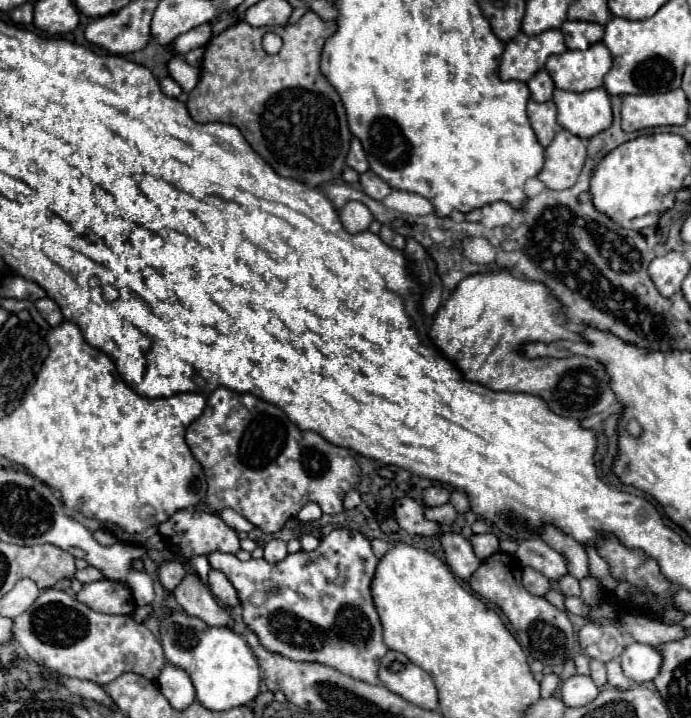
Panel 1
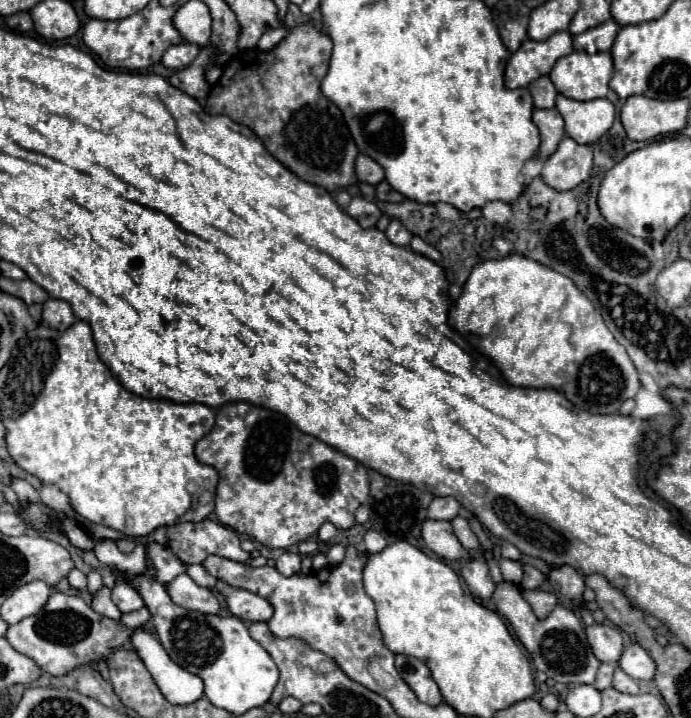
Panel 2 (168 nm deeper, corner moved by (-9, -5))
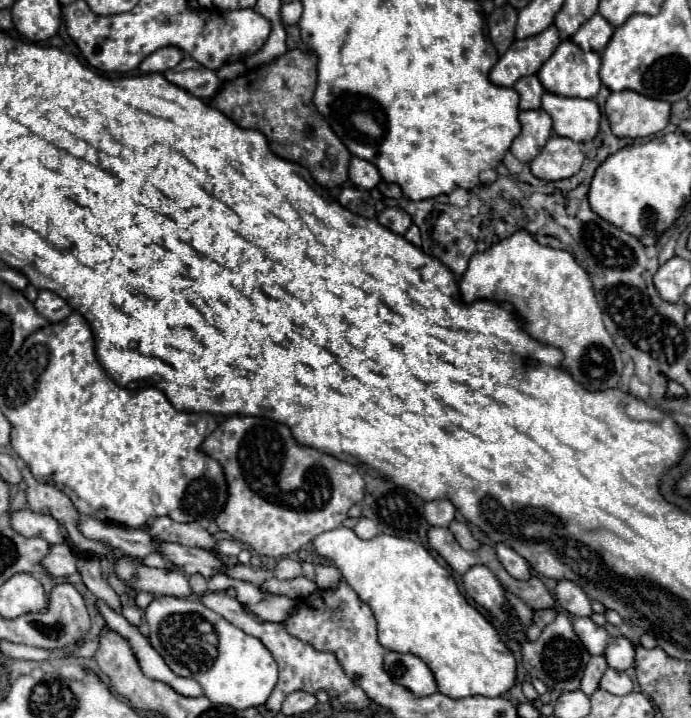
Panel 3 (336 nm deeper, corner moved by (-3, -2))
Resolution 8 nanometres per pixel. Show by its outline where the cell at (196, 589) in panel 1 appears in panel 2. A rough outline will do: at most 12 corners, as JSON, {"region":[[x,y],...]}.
{"region":[[187,573],[167,583],[175,605],[219,613],[213,591]]}

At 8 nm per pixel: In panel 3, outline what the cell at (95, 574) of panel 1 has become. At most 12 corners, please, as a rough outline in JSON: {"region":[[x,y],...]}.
{"region":[[55,544],[43,558],[51,576],[71,576],[77,554],[69,544]]}

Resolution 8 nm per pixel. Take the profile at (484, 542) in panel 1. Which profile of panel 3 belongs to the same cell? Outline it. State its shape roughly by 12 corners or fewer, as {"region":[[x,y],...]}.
{"region":[[507,544],[497,556],[515,580],[529,580],[529,564]]}

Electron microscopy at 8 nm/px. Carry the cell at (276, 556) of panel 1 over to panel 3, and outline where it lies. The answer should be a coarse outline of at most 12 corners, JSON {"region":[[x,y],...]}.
{"region":[[285,556],[275,566],[275,578],[301,576],[299,560]]}

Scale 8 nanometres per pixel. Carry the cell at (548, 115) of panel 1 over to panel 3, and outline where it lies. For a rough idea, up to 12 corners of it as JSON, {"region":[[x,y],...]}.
{"region":[[543,108],[519,114],[511,154],[531,162],[553,134]]}

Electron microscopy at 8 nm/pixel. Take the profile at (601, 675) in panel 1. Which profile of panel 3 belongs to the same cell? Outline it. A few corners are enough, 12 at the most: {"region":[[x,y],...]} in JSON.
{"region":[[591,656],[581,690],[591,696],[607,670],[605,656]]}

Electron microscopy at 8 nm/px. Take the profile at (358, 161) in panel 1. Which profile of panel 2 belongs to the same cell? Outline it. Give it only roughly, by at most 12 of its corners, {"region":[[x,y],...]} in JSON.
{"region":[[367,155],[357,157],[355,173],[361,183],[377,185],[383,167]]}

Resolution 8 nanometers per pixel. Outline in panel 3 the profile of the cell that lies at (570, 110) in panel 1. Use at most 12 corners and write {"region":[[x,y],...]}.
{"region":[[543,94],[553,132],[589,142],[599,132],[595,100]]}

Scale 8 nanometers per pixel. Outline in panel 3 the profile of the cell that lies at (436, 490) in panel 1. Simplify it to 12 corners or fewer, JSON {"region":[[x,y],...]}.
{"region":[[451,500],[425,502],[431,526],[449,526],[455,518]]}

